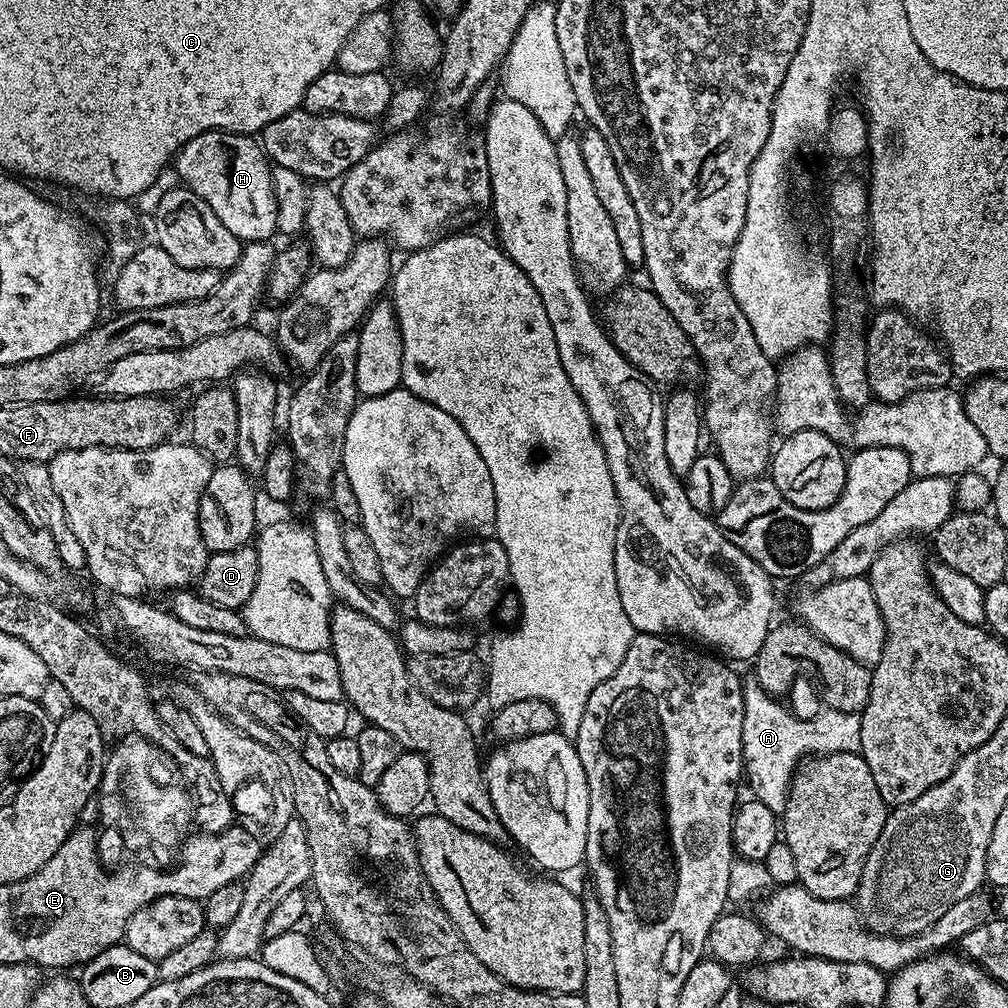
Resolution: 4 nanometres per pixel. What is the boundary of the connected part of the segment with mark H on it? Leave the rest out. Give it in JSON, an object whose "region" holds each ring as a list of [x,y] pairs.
{"region":[[[215,130],[204,132],[180,147],[174,157],[174,168],[175,164],[179,183],[198,194],[198,198],[218,214],[222,226],[241,242],[271,241],[277,235],[272,168],[263,147],[251,135]]]}

